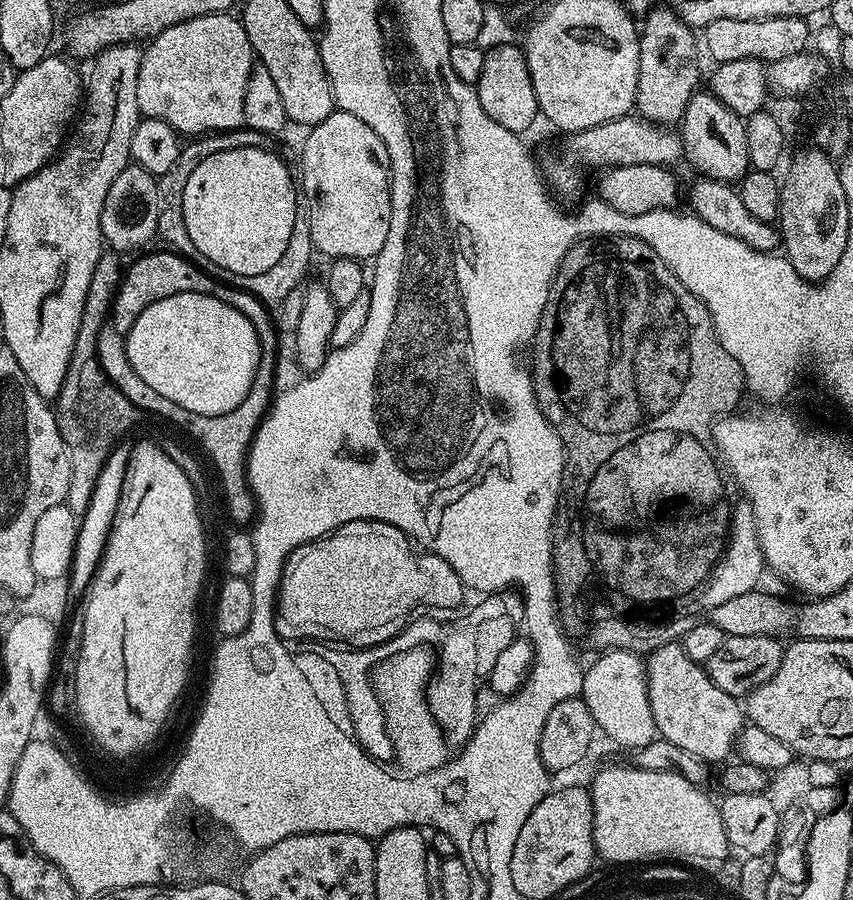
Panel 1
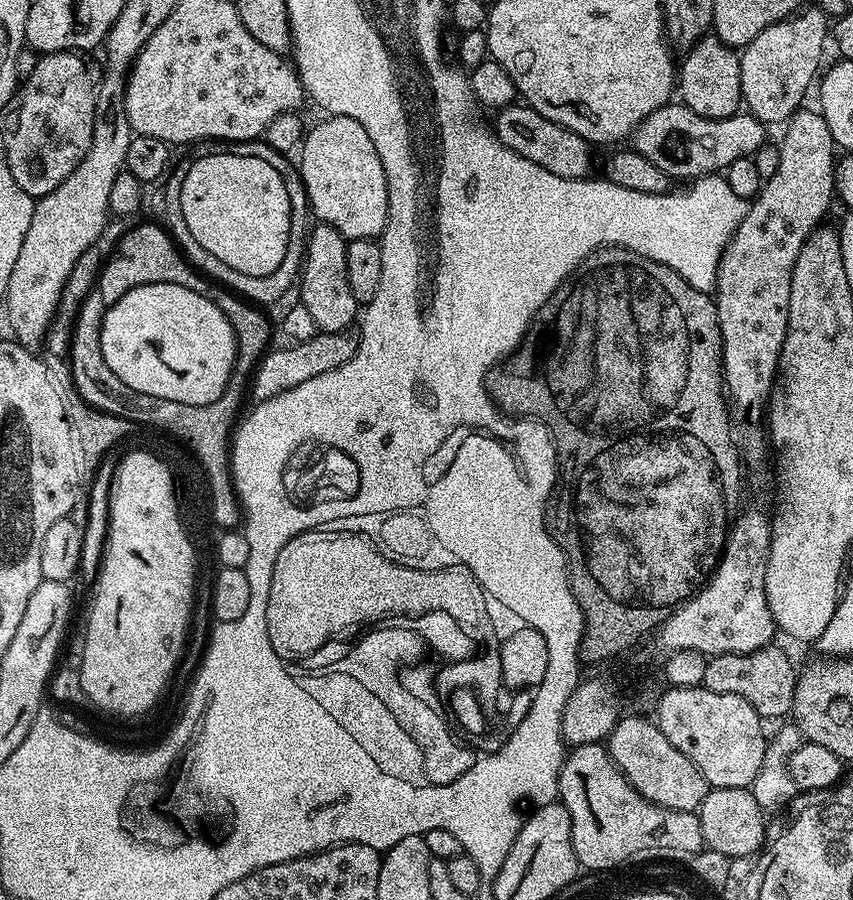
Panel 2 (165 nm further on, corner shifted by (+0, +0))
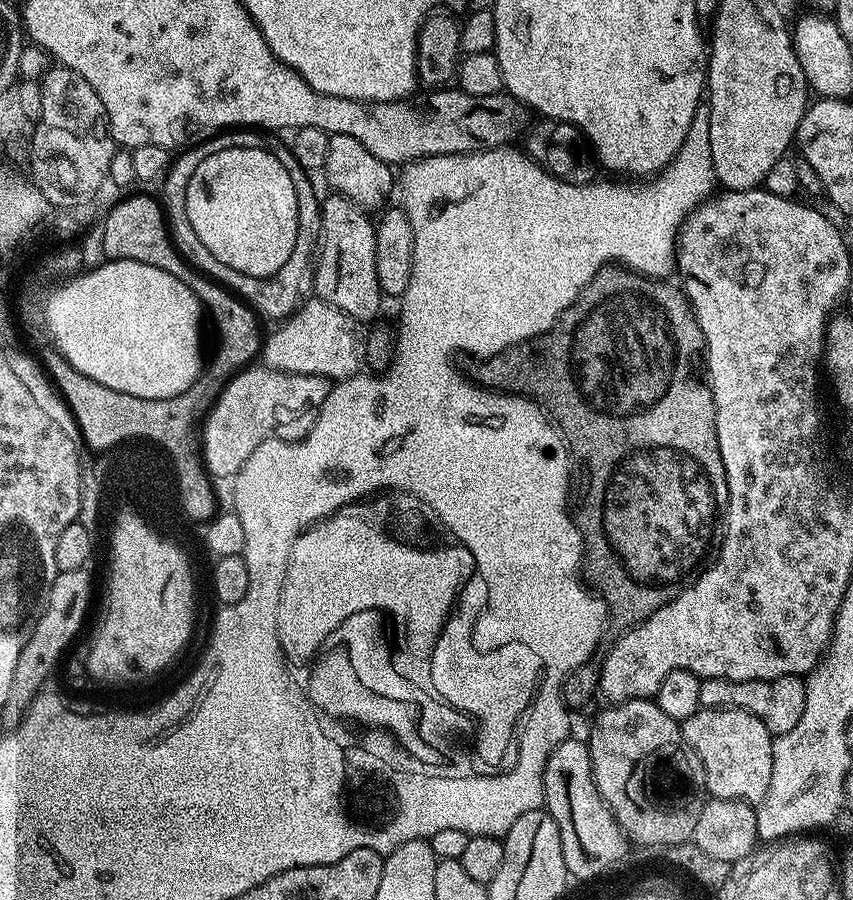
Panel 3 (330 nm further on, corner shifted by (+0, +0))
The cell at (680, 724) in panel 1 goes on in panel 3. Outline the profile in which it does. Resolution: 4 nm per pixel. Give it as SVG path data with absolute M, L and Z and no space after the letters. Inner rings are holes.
M699 708L692 716L680 724L684 741L694 749L704 767L704 781L708 787L707 795L718 800L747 800L755 806L762 798L766 798L766 790L770 790L770 774L772 773L772 733L762 726L762 722L754 714L742 708Z

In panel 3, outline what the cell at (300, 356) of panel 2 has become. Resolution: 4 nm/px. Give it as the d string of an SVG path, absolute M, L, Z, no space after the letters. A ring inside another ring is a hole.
M248 366L228 381L216 404L202 425L202 451L208 475L235 477L242 470L246 458L258 450L264 440L273 435L280 411L289 408L292 412L304 412L307 408L319 409L330 394L333 381L318 374L283 372L267 366Z

